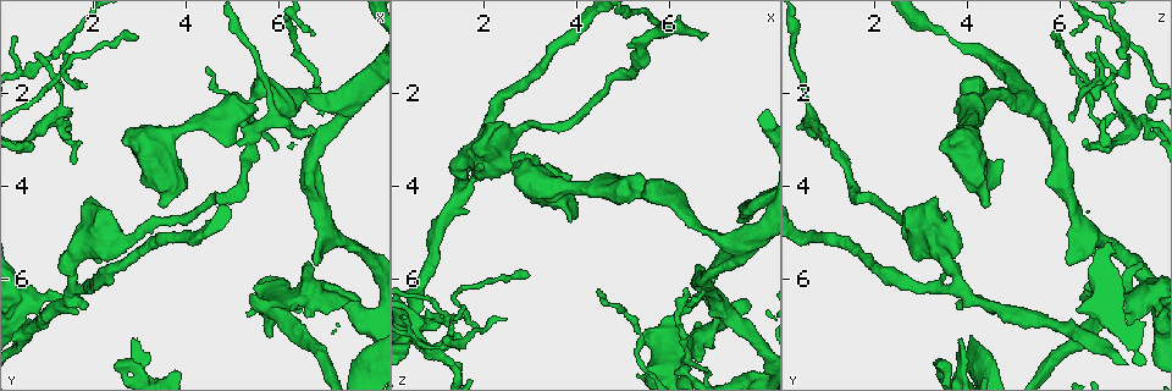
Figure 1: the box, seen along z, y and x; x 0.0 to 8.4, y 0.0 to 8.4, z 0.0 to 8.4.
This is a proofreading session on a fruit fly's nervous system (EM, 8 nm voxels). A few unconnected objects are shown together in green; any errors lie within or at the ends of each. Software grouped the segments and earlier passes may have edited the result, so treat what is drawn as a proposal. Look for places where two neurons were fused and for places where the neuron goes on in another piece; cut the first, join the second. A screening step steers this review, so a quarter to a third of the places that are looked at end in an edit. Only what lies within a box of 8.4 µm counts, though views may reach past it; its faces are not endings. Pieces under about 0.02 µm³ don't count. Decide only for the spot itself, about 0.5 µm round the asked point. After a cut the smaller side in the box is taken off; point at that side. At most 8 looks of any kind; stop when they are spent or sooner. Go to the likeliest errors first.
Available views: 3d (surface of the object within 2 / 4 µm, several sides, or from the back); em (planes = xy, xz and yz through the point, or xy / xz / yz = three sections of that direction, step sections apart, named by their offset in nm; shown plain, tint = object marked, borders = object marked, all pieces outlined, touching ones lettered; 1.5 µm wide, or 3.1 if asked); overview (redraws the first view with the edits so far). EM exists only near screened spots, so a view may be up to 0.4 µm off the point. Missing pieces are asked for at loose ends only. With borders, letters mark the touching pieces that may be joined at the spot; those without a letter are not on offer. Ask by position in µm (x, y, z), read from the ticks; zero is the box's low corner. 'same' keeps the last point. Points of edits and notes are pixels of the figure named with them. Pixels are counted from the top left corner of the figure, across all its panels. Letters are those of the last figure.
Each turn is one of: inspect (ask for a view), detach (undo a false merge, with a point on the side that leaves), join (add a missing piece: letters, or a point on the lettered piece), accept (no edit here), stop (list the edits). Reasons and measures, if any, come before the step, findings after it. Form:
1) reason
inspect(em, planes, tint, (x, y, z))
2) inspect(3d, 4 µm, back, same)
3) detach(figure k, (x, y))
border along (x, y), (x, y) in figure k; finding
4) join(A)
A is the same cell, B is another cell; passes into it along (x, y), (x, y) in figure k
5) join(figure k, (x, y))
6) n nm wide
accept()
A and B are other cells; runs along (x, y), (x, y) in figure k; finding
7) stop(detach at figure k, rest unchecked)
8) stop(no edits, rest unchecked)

free end
inspect(em, yz, step 4, borders, (7.75, 6.45, 6.50))

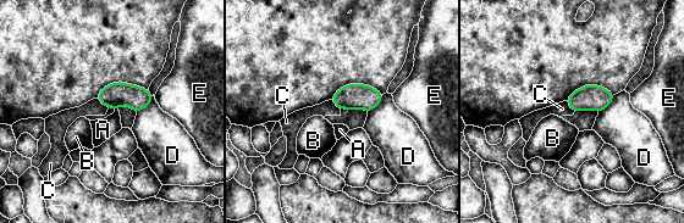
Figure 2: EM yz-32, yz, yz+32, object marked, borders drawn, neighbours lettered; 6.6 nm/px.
cut it another way
inspect(em, planes, borders, same)

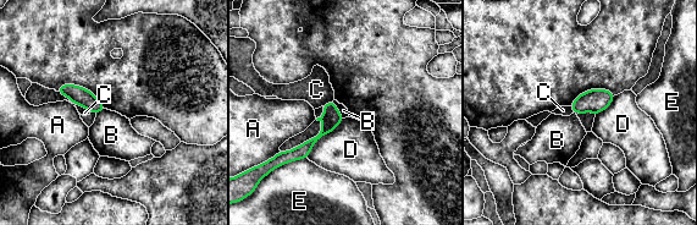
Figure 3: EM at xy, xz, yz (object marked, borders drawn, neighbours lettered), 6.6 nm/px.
D touches over 360 nm
accept()
A, B, C, D and E are other cells; border along (332, 100), (344, 118) in figure 3; none of them fits

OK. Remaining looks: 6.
an open end
inspect(em, planes, borders, (2.85, 7.30, 3.80))

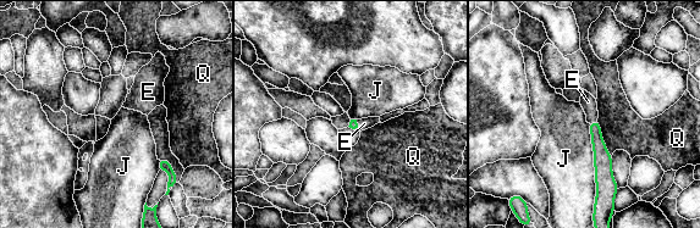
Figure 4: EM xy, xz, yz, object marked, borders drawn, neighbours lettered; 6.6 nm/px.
J touches over 500 nm
join(E)
E is the same cell, J and Q are other cells; the neuron continues

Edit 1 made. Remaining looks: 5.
inspect(em, planes, plain, (3.85, 3.40, 4.75))

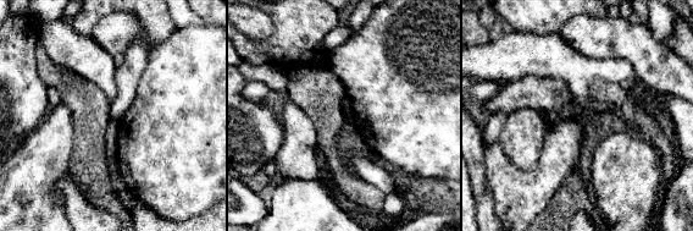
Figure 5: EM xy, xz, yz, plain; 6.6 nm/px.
inspect(em, planes, borders, same)

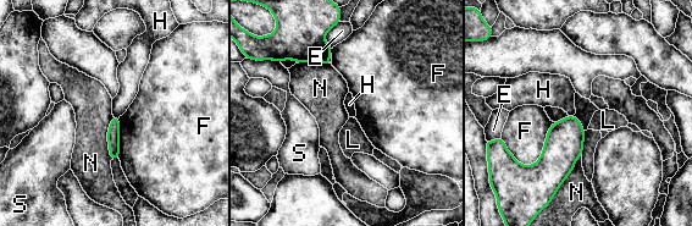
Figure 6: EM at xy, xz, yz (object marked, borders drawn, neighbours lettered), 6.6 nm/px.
accept()
E, F, H, L, N and S are other cells; border along (112, 115), (108, 131), (111, 159) in figure 6; none of them fits

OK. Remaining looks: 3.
stop(join at figure 4, rest unchecked)

